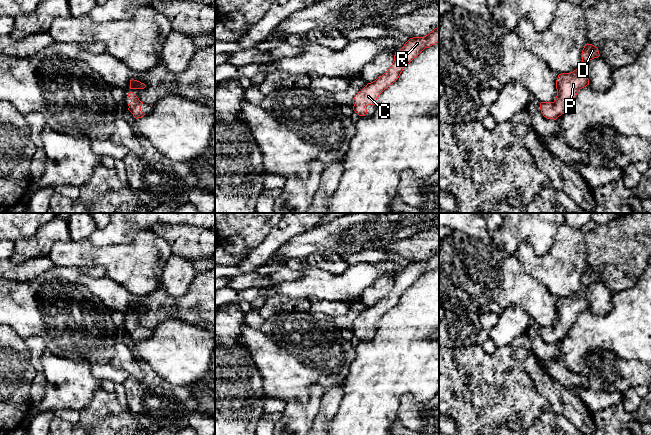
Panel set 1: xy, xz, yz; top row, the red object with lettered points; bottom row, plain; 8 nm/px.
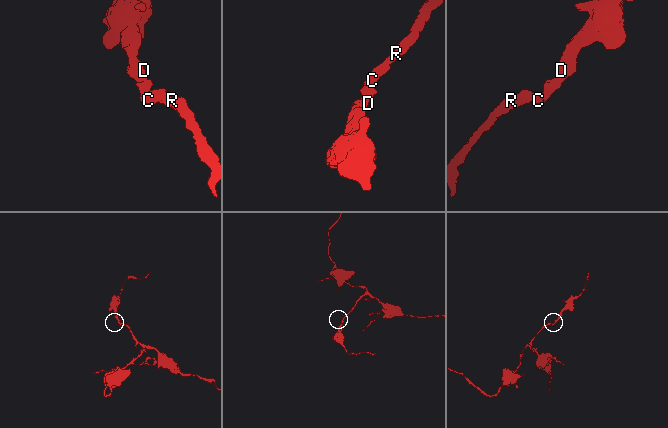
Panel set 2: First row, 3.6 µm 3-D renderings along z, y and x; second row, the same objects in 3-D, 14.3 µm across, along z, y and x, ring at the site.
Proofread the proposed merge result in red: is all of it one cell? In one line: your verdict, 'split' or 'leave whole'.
leave whole

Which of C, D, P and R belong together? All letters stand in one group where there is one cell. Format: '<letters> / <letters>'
C D P R

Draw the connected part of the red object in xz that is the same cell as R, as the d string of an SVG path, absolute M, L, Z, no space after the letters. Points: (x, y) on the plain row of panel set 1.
M439 250L426 260L410 262L399 275L395 276L391 291L355 319L353 334L359 340L365 340L367 338L365 331L375 329L379 319L399 302L403 293L425 272L429 272L438 266Z

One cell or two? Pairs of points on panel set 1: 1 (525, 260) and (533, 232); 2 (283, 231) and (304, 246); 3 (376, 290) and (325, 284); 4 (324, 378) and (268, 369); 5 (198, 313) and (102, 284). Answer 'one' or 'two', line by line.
1: two
2: two
3: two
4: one
5: one

